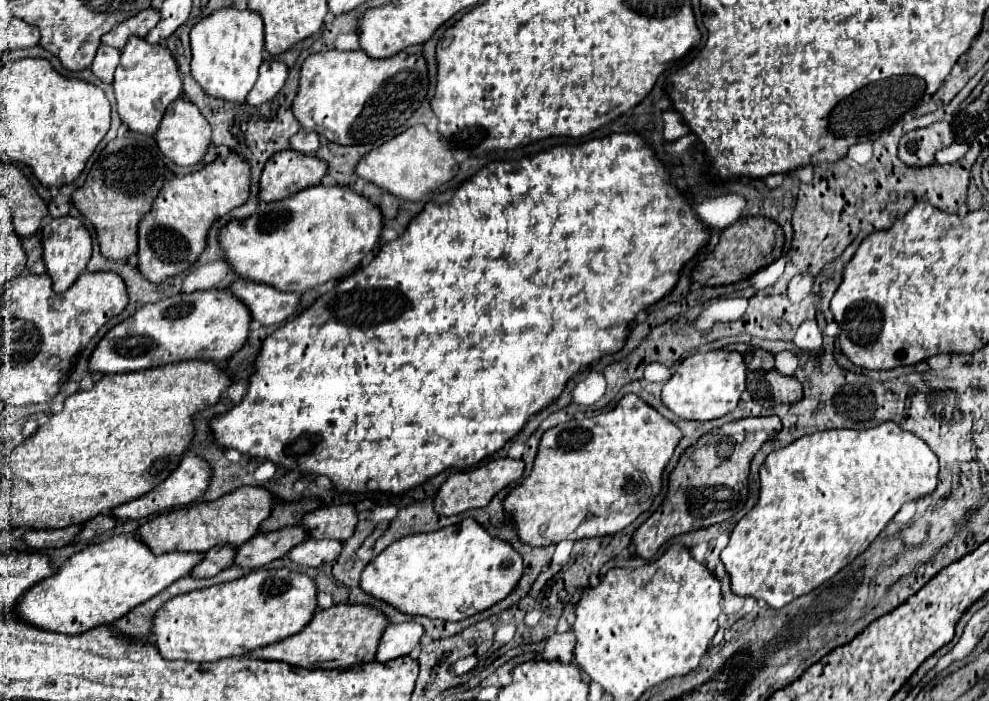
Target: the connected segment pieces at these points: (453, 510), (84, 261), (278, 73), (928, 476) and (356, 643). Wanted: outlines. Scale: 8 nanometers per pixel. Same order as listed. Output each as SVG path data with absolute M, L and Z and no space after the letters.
M496 458L490 462L484 462L476 468L454 472L438 490L436 500L434 500L434 510L442 516L454 516L472 508L484 508L490 504L490 500L508 484L516 482L524 474L524 460L514 460L514 458Z
M62 216L62 218L50 220L42 228L42 248L44 248L44 264L48 268L48 276L52 278L54 290L58 294L66 292L80 278L80 274L86 270L92 256L90 232L82 224L82 220L74 216Z
M268 60L260 66L260 78L256 80L256 86L248 94L246 104L260 106L270 102L286 84L288 78L288 66L278 60Z
M884 422L884 424L870 428L870 430L824 430L824 432L802 436L800 440L792 442L790 446L768 454L768 458L760 466L760 498L758 498L756 506L736 524L736 528L730 534L728 546L720 554L720 560L726 568L726 574L730 576L732 592L736 596L752 596L756 600L764 600L768 606L772 606L776 610L784 608L792 600L812 592L814 588L818 588L820 584L830 580L844 566L848 566L854 558L858 558L876 540L876 536L886 528L886 524L898 514L898 510L902 508L904 502L918 500L918 498L932 494L936 490L936 484L938 484L938 458L936 458L936 454L928 448L928 444L922 438L918 438L916 434L912 434L908 430L902 430L894 422Z
M336 604L328 610L318 610L316 618L304 628L304 632L298 632L296 636L290 636L288 640L274 644L274 648L260 648L260 652L252 652L252 658L266 658L266 660L282 660L292 666L308 668L308 670L332 670L332 668L348 668L354 664L364 664L364 662L374 662L376 660L376 648L380 642L380 636L384 634L384 628L388 628L388 618L382 610L376 610L372 606L364 604Z

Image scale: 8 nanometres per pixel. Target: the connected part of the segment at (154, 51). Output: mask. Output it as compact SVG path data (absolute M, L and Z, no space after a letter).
M132 36L122 50L120 64L114 74L114 94L118 102L118 114L122 122L138 134L154 136L160 128L162 116L166 108L182 94L182 80L178 74L178 64L172 58L170 50L160 44L148 44L146 40L140 40Z

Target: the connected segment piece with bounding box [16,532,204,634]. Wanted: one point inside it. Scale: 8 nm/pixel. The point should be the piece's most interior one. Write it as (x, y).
(100, 584)

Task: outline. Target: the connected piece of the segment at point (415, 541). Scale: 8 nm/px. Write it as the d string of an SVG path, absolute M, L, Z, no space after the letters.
M466 518L460 524L390 544L364 568L360 586L404 614L458 622L504 600L518 586L522 574L522 554L510 542L490 536L476 520Z

